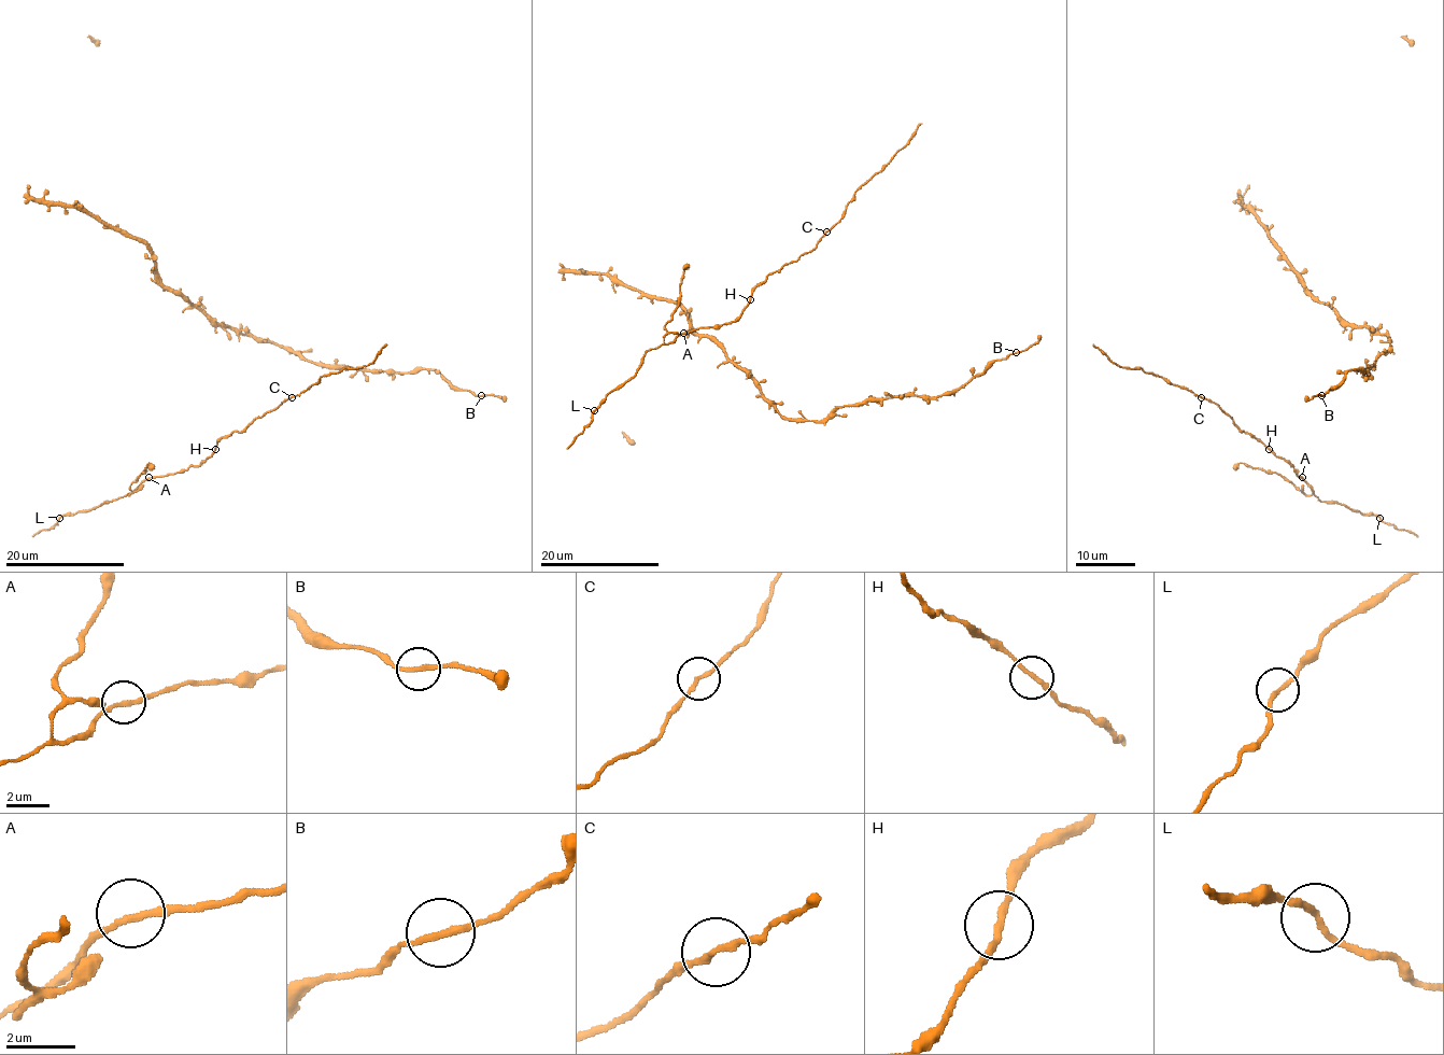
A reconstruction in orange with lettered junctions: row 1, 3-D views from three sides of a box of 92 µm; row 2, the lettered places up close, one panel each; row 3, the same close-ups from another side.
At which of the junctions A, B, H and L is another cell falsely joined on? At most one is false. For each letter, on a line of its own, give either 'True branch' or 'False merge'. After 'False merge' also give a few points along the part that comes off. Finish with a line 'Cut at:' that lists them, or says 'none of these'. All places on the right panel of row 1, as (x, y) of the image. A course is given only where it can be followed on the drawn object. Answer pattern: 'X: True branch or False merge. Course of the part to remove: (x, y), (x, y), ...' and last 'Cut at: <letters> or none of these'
A: True branch
B: True branch
H: True branch
L: True branch
Cut at: none of these

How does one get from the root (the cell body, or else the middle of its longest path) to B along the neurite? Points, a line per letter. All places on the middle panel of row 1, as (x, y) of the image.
B: (726, 355), (782, 416), (823, 421), (851, 404), (953, 394), (996, 360), (1016, 352)

